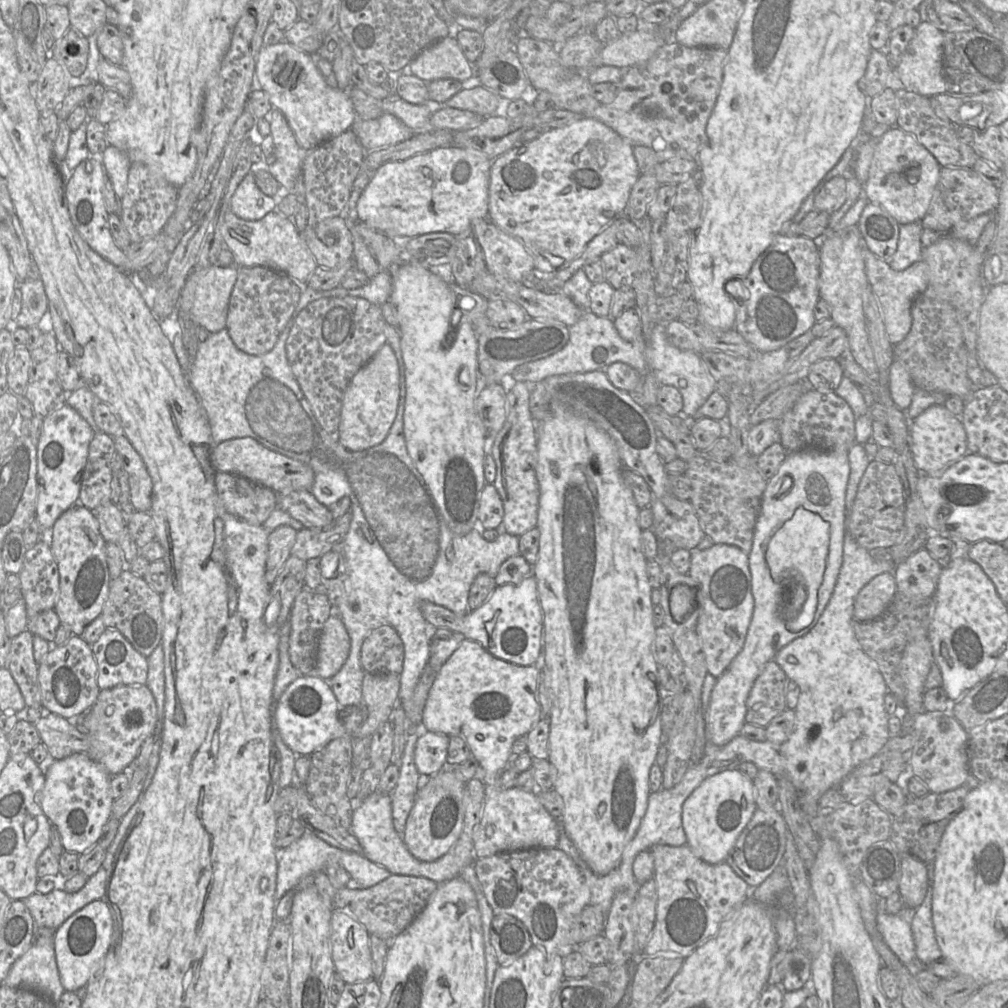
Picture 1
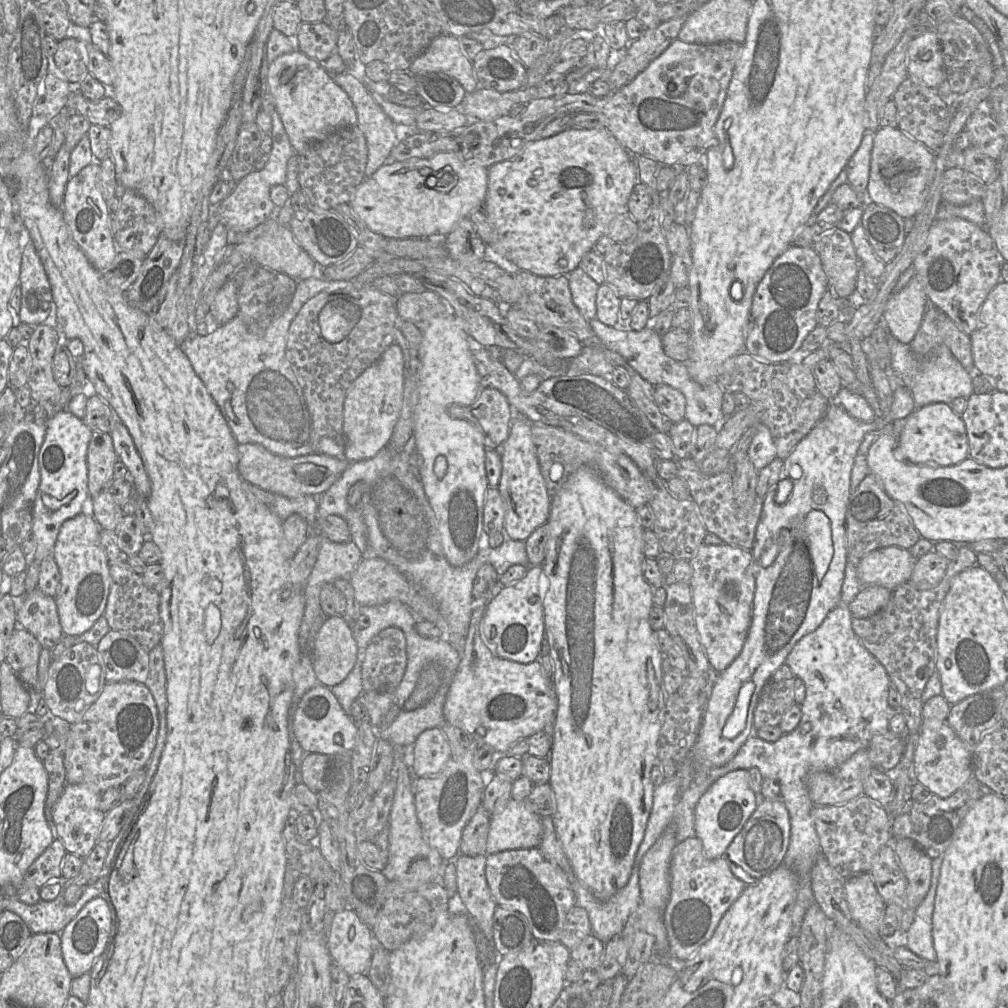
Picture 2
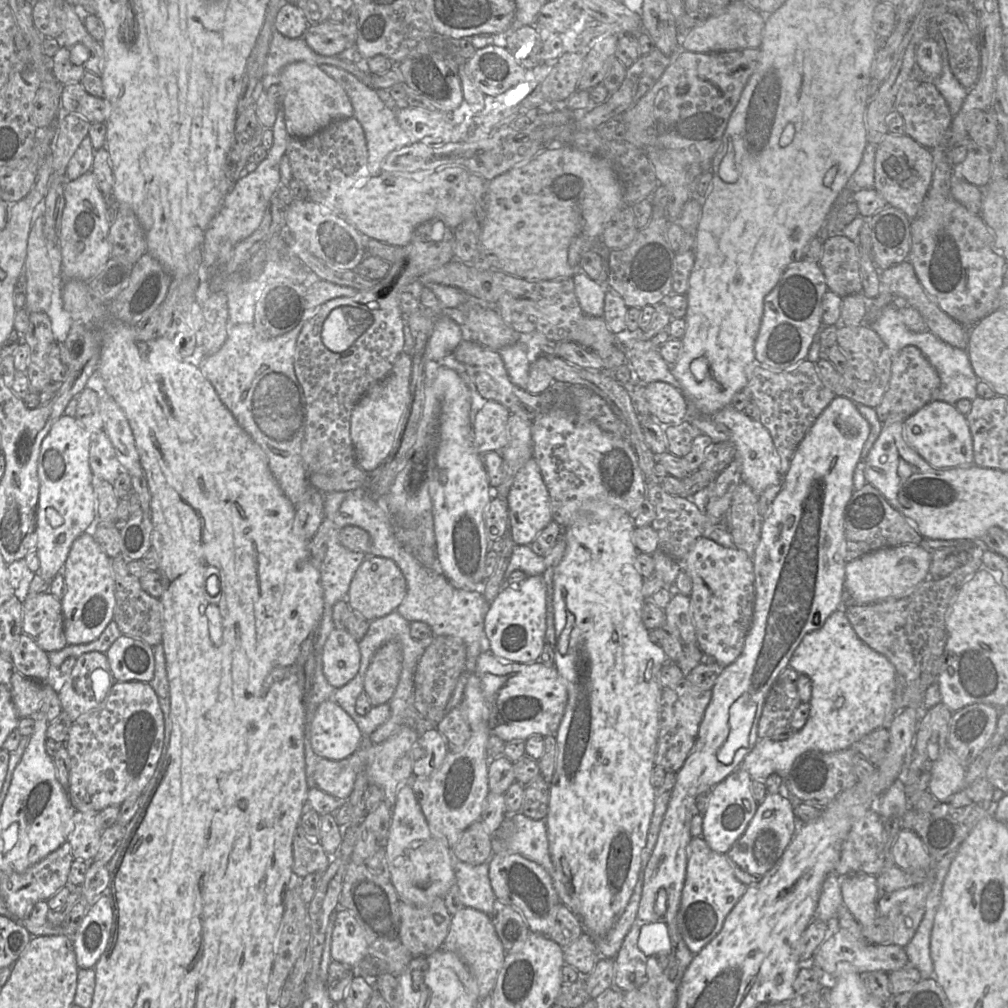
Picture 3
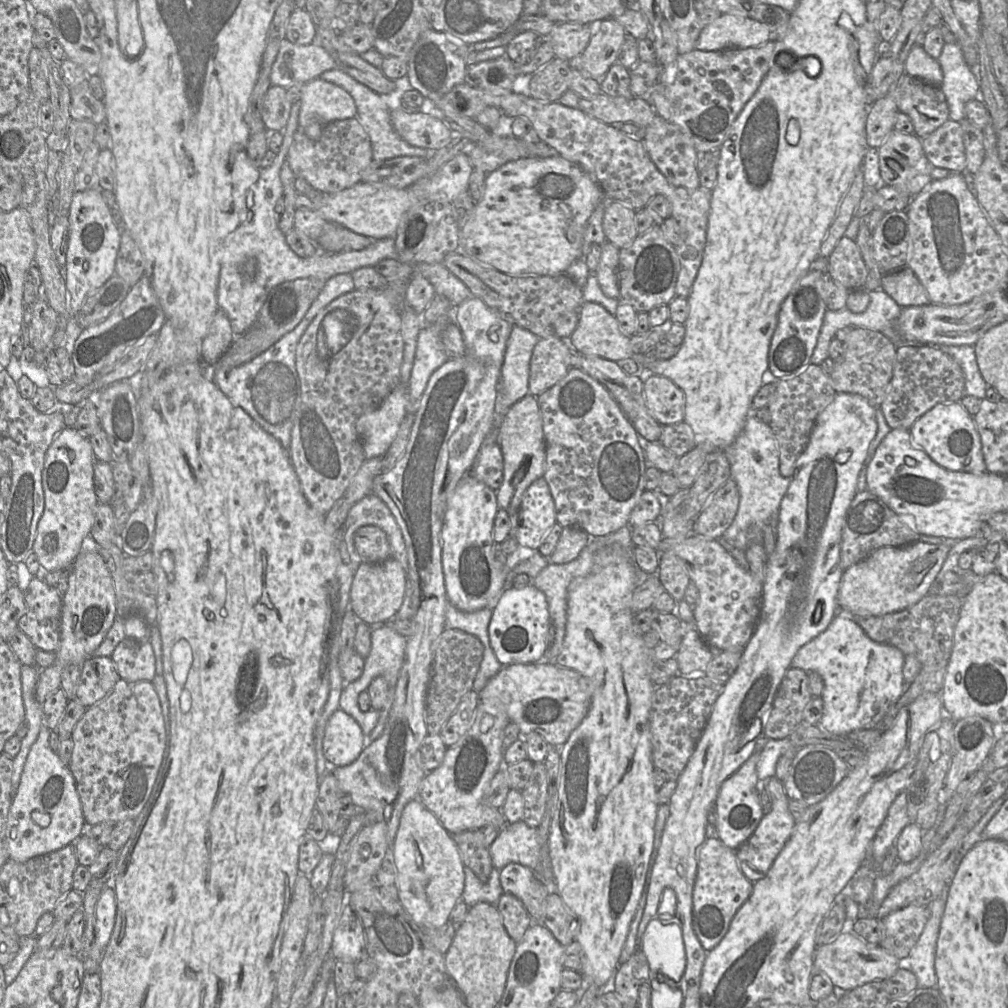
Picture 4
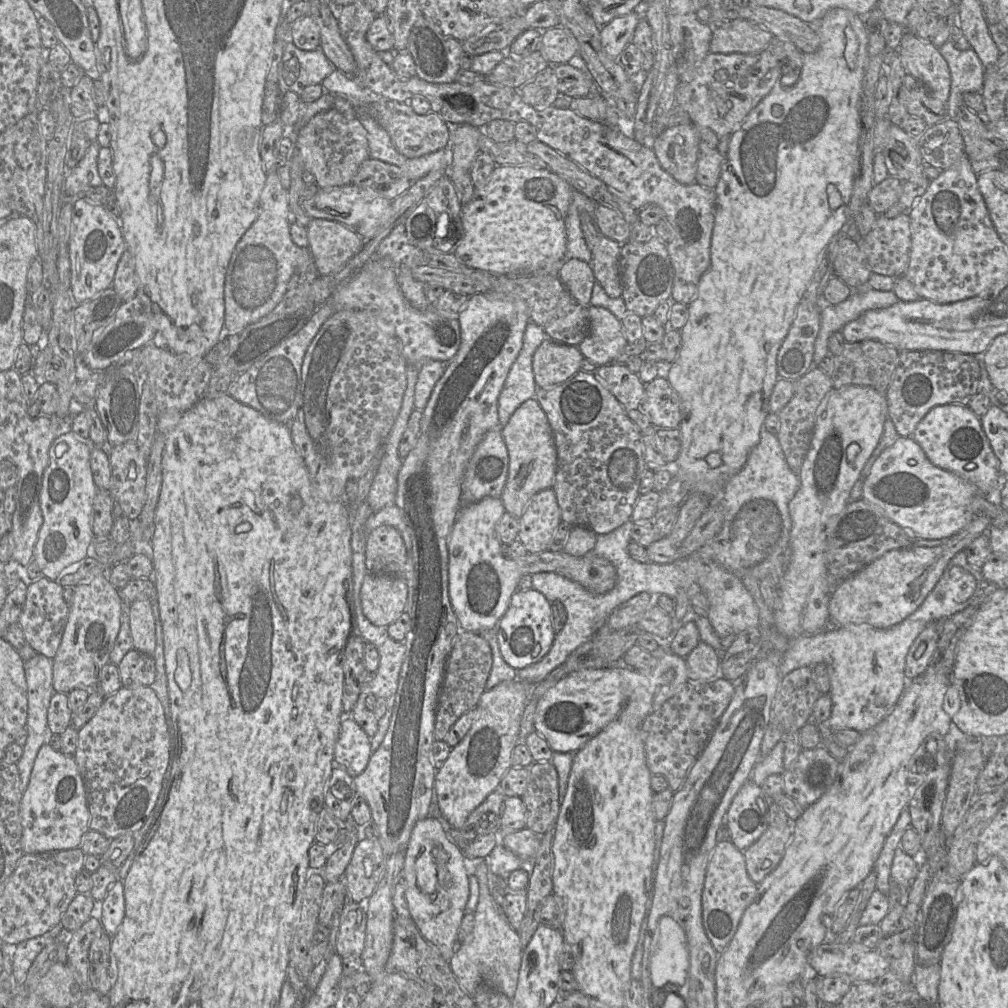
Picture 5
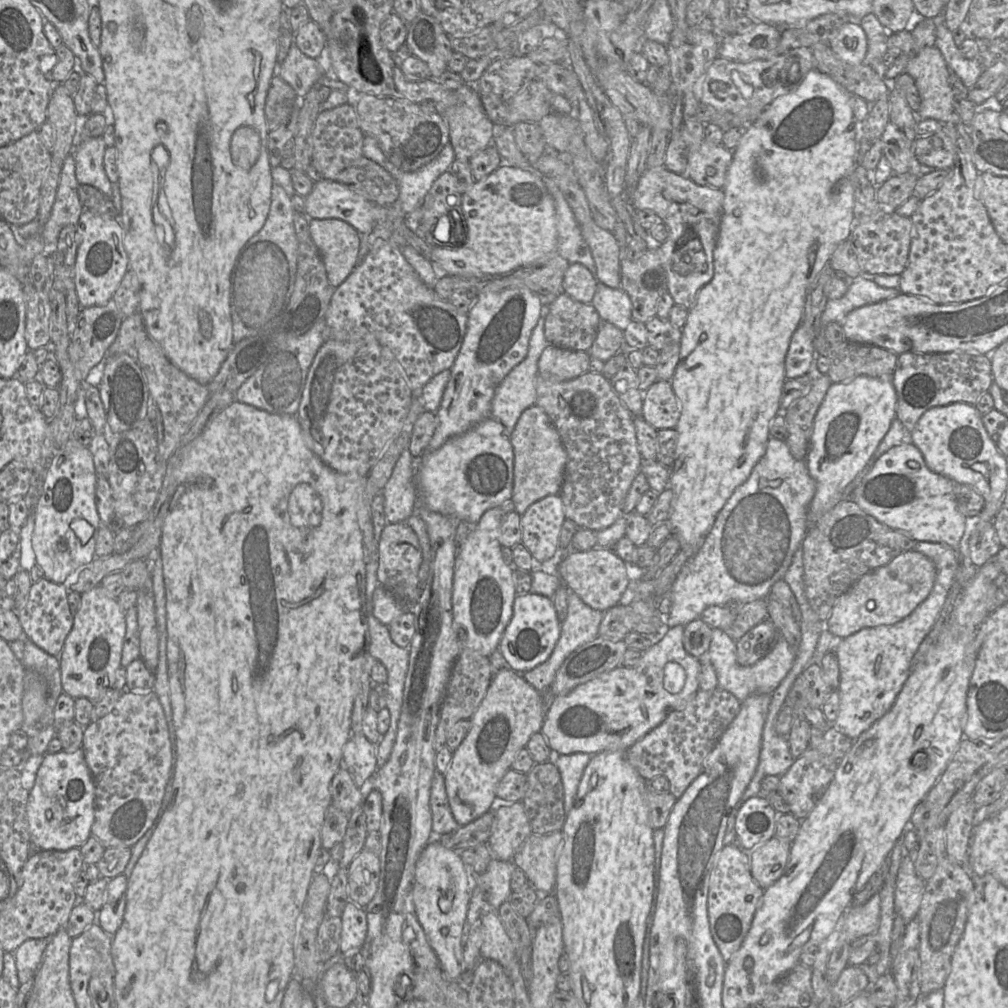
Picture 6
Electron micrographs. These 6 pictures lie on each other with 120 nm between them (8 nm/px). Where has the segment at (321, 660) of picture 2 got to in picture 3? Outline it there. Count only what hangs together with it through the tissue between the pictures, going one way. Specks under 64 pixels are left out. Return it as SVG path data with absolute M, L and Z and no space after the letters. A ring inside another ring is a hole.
M334 628L322 649L322 668L325 678L335 688L351 681L360 667L358 641L347 629Z

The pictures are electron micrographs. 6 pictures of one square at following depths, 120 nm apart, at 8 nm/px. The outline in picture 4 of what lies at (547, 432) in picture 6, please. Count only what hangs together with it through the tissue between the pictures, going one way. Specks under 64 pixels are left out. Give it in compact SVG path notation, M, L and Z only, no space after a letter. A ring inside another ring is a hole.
M531 394L513 404L504 416L498 418L497 441L502 450L504 466L503 481L496 491L497 503L508 513L510 519L508 537L516 539L522 496L526 489L545 473L546 442L543 421L537 398Z

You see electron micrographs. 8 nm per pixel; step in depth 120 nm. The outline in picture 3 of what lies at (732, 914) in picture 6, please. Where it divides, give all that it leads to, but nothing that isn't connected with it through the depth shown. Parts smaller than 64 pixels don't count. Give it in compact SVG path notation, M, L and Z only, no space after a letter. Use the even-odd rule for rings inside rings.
M692 837L687 848L687 867L677 924L680 934L695 955L722 929L727 915L744 895L747 885L740 882L725 854L713 851L703 837Z

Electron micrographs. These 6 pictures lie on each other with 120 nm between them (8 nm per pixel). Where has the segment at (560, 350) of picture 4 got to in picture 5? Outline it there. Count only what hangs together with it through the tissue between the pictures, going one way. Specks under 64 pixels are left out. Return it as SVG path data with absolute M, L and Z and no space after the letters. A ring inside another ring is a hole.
M545 339L536 349L533 373L538 388L552 388L573 377L581 370L584 356L577 346Z

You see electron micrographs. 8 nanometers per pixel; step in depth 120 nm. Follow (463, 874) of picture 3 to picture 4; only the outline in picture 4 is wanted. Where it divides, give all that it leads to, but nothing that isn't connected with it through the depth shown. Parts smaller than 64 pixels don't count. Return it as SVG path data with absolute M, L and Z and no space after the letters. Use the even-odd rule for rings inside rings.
M464 866L465 884L462 899L470 908L479 902L496 905L504 893L500 884L500 870L492 869L486 882L481 881L474 872Z

